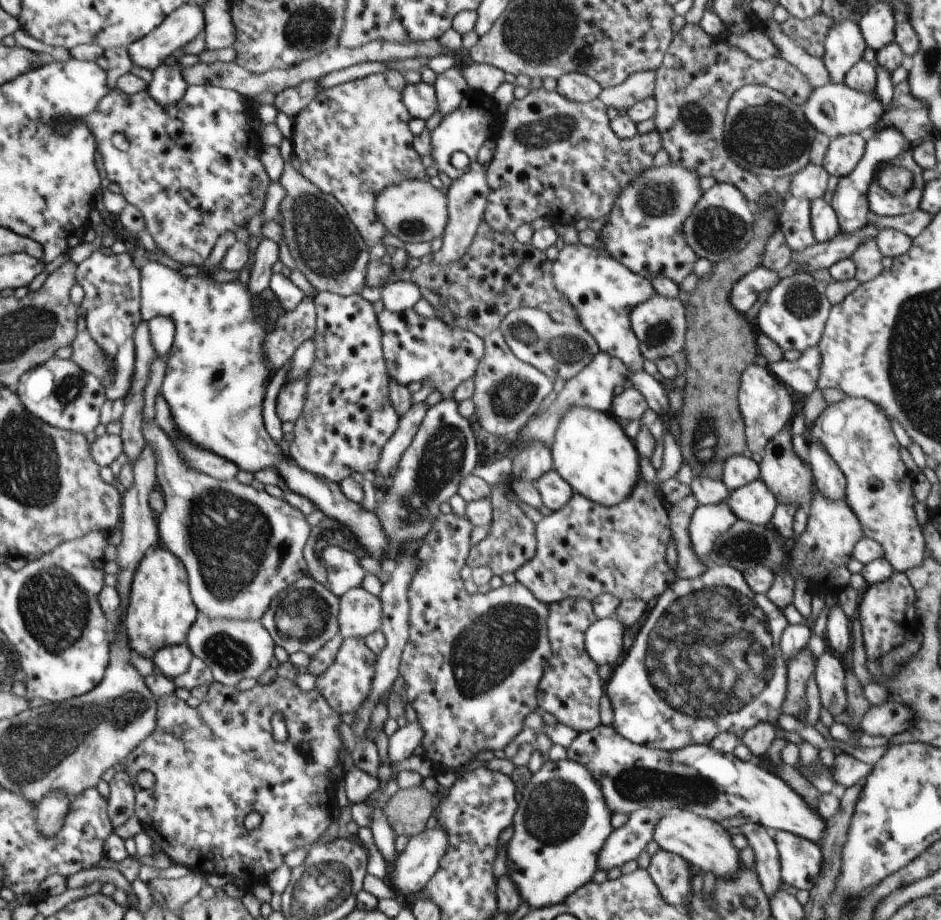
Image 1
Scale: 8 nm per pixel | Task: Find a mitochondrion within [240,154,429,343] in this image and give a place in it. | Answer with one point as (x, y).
(326, 244)

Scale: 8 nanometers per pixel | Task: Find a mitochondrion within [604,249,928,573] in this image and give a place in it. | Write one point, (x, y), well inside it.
(705, 441)

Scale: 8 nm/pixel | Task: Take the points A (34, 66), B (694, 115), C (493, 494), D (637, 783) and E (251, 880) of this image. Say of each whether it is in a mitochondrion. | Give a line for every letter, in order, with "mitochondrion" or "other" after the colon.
A: other
B: mitochondrion
C: other
D: mitochondrion
E: other

